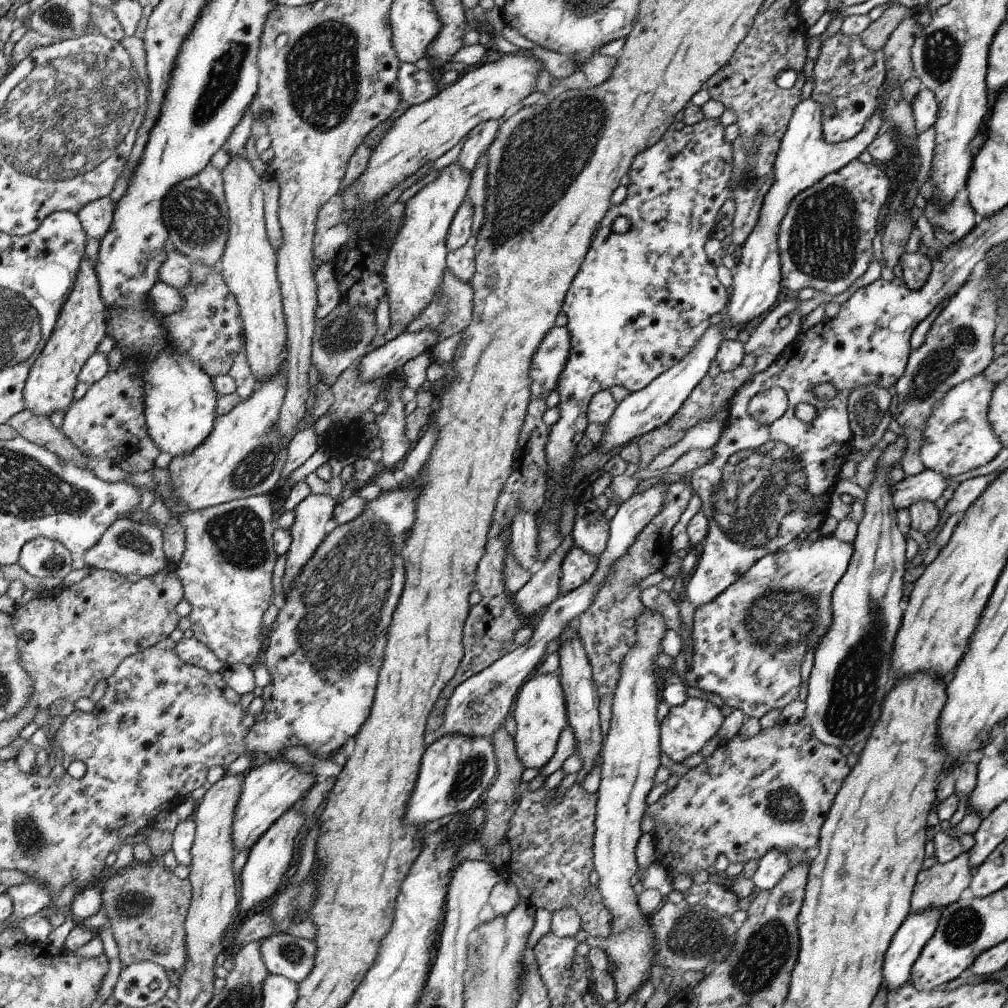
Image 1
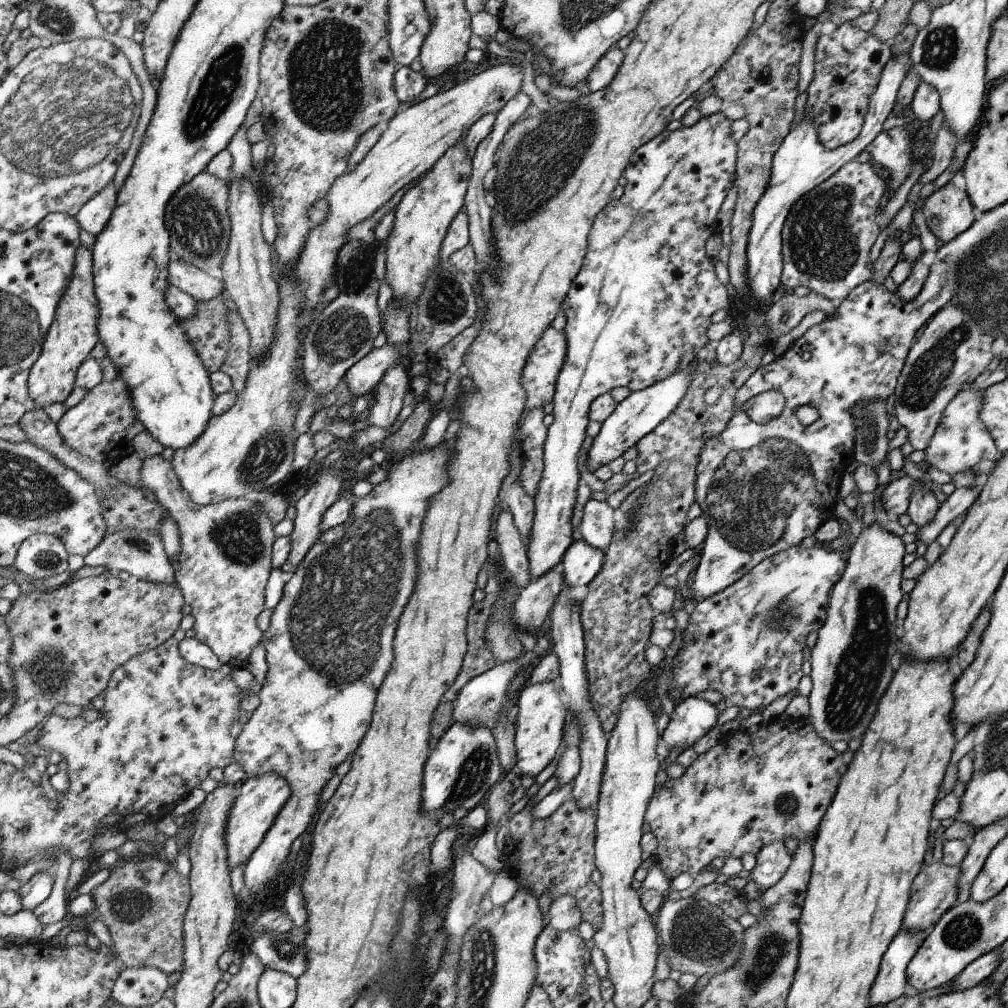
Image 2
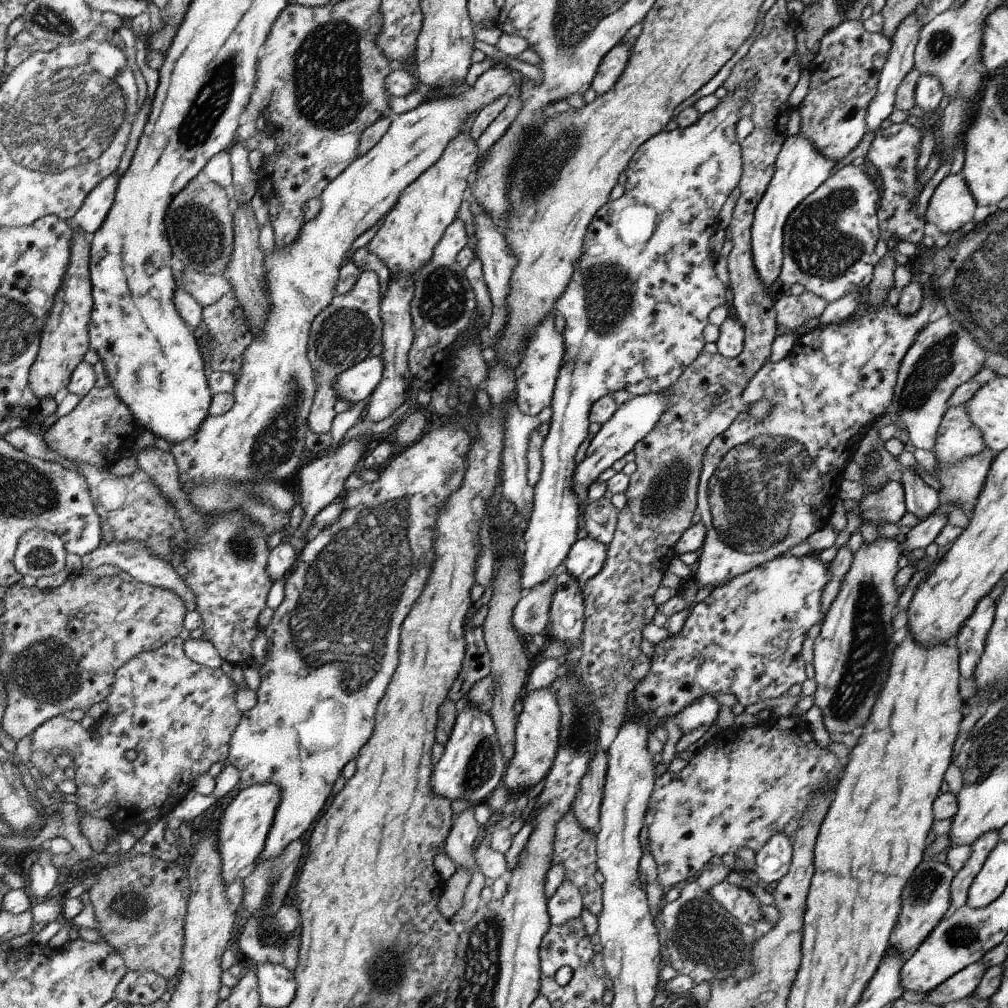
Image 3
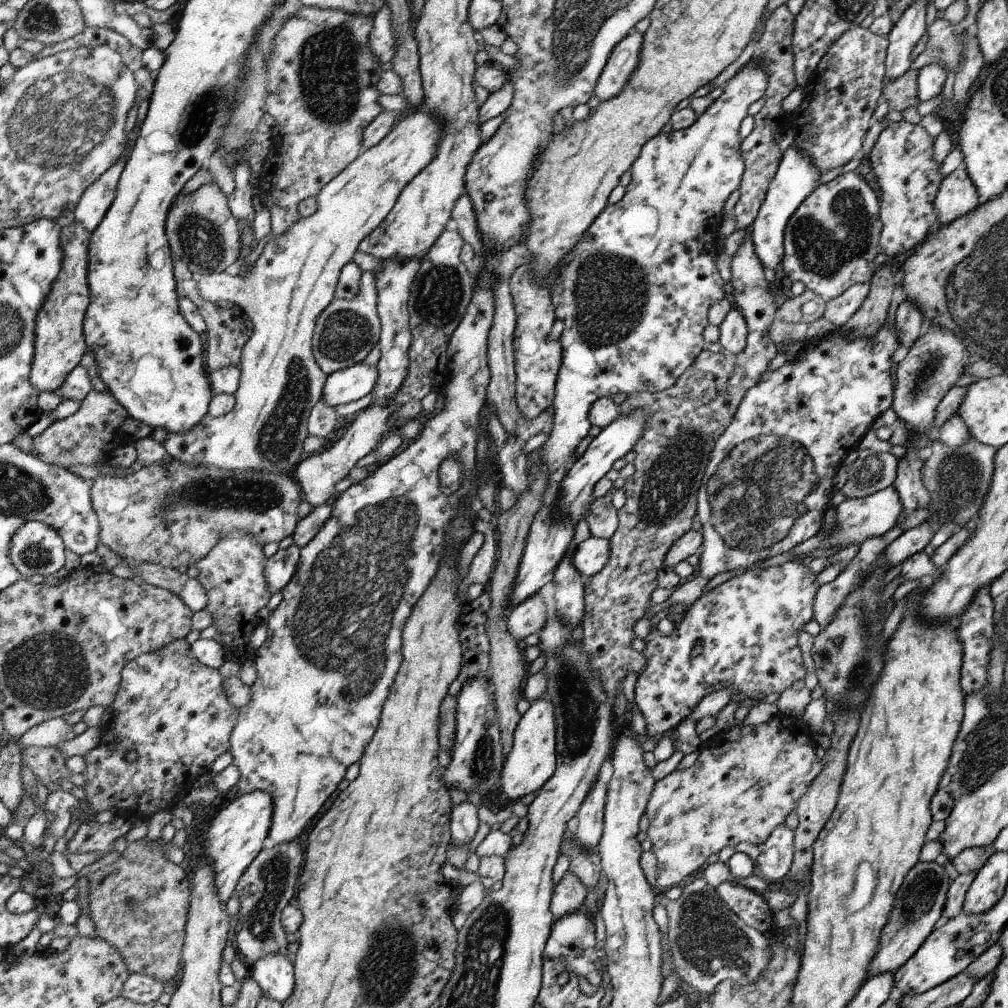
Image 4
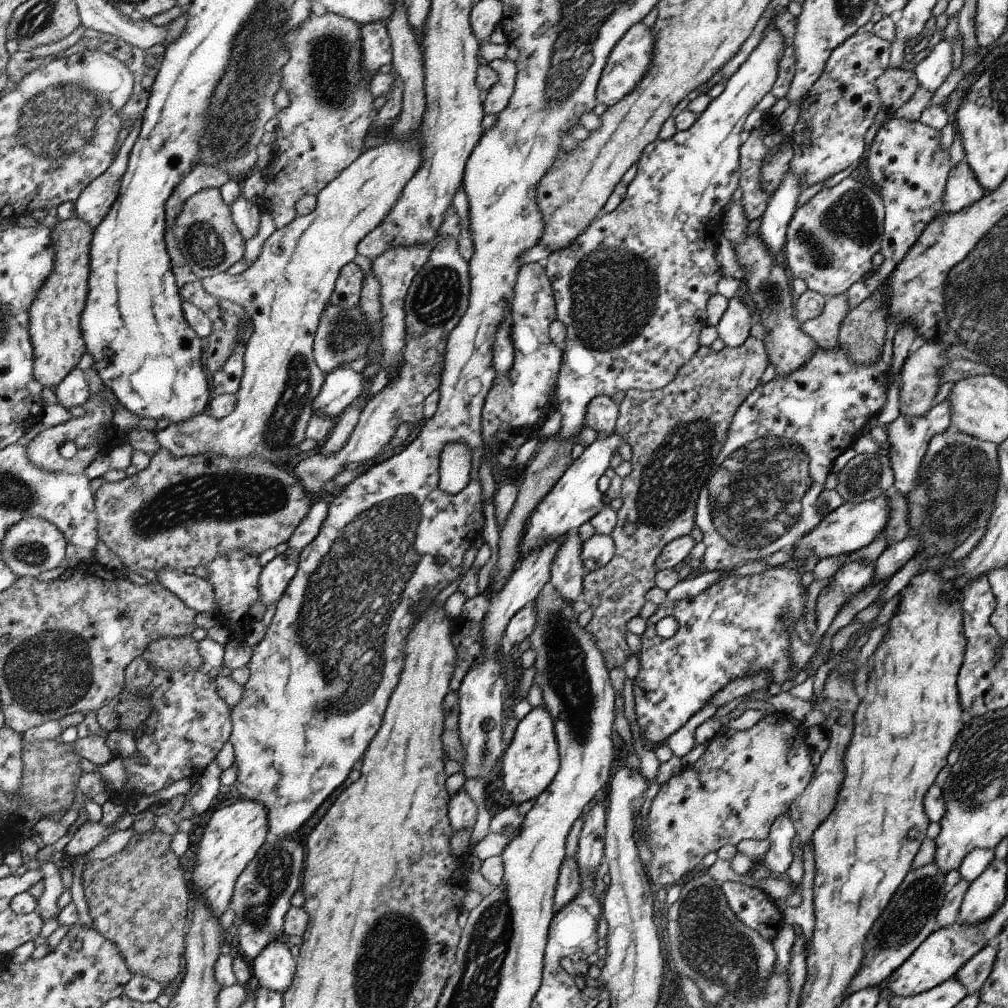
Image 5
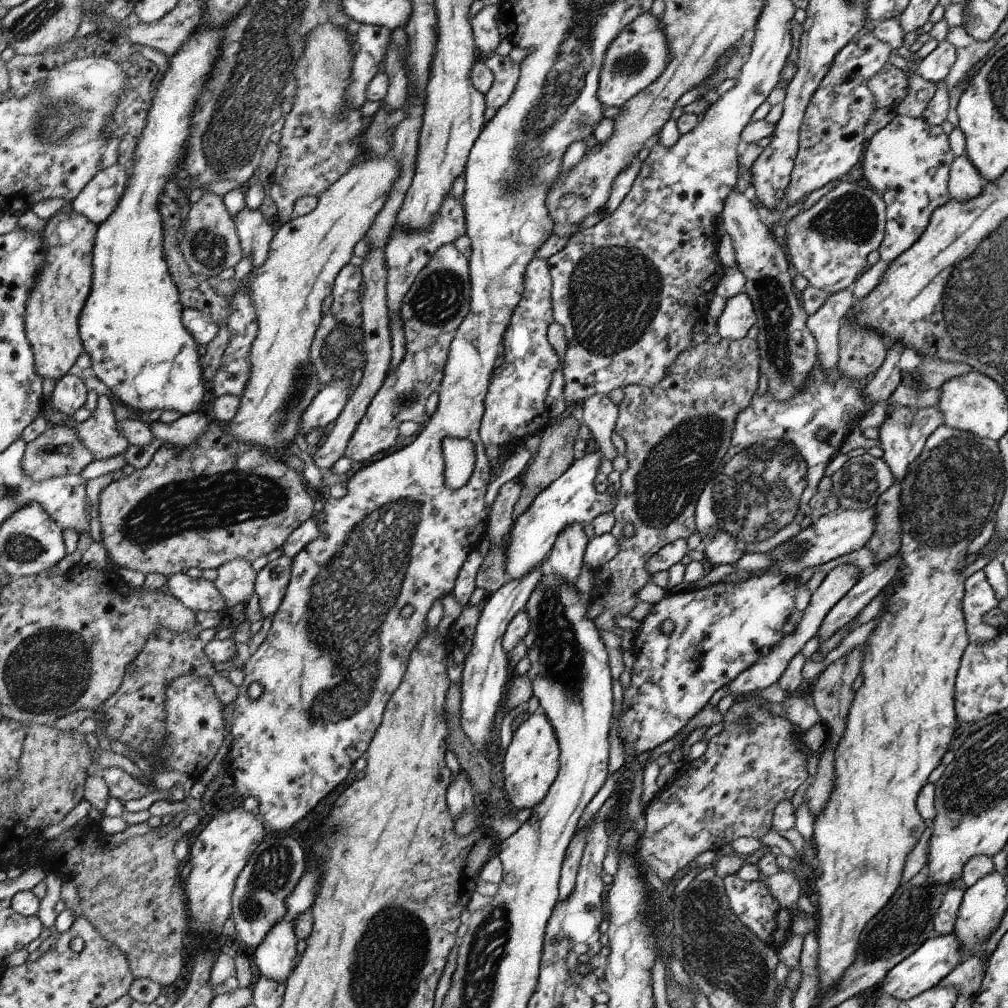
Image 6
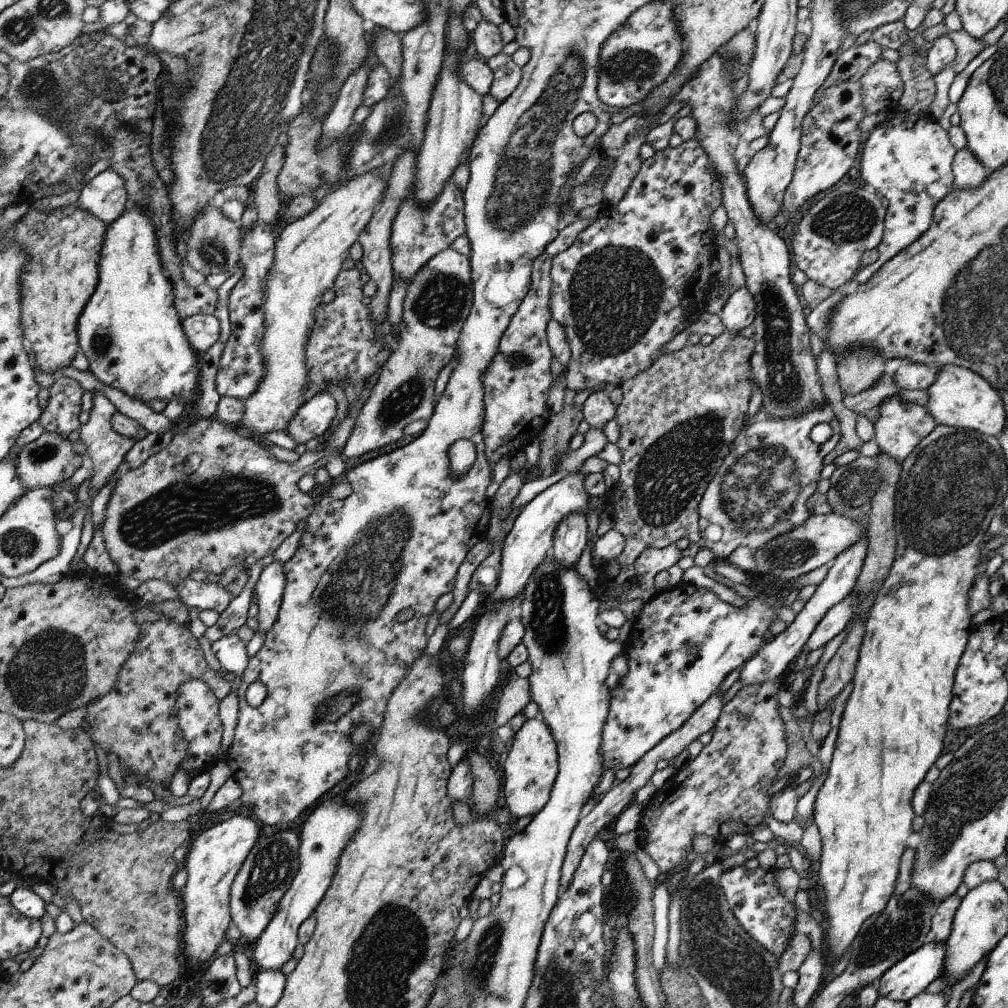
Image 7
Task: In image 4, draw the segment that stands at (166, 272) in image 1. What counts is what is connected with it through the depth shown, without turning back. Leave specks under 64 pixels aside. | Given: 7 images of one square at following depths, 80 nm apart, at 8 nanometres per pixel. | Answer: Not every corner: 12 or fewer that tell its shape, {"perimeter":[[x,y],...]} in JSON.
{"perimeter":[[423,108],[272,234],[197,277],[253,324],[234,408],[170,433],[189,465],[286,473],[327,375],[343,267],[435,158]]}

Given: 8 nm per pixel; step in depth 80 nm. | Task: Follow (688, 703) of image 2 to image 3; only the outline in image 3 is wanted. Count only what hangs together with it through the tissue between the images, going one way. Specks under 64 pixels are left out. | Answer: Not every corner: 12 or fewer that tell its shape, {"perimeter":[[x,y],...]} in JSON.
{"perimeter":[[704,695],[677,714],[683,734],[710,726],[720,705]]}

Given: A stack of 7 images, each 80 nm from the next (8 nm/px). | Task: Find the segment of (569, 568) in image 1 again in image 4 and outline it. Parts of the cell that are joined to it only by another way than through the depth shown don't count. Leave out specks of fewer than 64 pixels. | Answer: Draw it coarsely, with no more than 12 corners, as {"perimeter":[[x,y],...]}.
{"perimeter":[[590,537],[574,550],[574,566],[584,578],[602,570],[610,541]]}

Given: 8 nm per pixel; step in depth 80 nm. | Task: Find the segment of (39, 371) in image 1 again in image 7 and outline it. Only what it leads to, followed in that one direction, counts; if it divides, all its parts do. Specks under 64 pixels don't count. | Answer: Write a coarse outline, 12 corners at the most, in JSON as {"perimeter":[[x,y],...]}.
{"perimeter":[[76,205],[31,208],[24,338],[57,375],[80,352],[107,225]]}

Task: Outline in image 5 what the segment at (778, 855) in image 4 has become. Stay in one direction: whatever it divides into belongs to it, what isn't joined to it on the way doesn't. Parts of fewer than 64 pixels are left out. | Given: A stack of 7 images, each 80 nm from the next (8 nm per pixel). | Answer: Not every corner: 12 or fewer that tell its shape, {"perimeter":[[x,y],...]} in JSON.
{"perimeter":[[787,812],[772,823],[770,850],[759,861],[773,876],[792,862],[795,823]]}

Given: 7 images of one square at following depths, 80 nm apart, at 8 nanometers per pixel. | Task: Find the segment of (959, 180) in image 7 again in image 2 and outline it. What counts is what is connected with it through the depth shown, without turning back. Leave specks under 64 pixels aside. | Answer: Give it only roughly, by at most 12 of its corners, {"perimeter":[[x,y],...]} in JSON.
{"perimeter":[[950,181],[923,208],[945,243],[975,221],[966,190]]}

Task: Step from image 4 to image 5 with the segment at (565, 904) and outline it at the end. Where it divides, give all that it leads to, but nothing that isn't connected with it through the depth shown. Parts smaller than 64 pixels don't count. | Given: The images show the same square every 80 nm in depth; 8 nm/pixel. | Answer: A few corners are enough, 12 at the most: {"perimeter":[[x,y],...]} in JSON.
{"perimeter":[[577,857],[563,860],[553,908],[558,912],[582,890]]}

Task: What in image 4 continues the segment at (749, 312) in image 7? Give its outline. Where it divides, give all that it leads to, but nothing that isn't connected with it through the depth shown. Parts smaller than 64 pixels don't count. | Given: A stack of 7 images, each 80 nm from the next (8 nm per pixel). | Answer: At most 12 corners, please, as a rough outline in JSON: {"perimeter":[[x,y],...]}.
{"perimeter":[[732,307],[718,328],[725,351],[744,350],[749,330]]}

